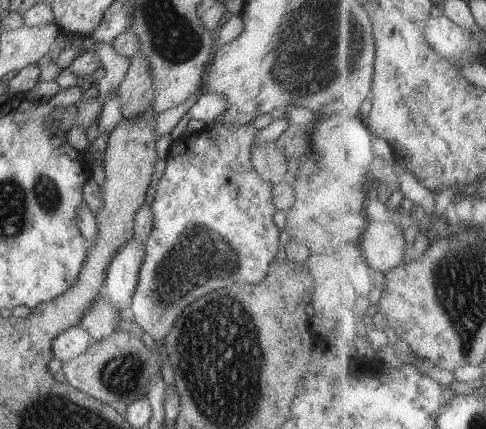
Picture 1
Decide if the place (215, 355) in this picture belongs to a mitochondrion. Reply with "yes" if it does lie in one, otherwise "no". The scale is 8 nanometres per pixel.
yes

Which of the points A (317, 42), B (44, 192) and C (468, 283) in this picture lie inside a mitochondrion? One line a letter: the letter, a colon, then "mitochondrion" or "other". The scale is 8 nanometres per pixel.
A: mitochondrion
B: mitochondrion
C: mitochondrion

